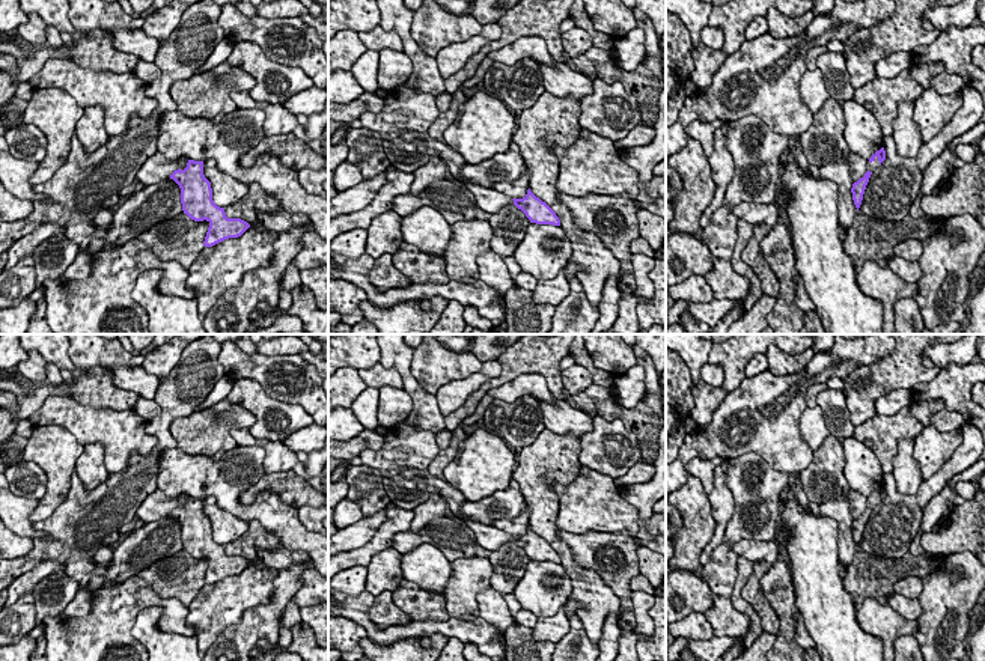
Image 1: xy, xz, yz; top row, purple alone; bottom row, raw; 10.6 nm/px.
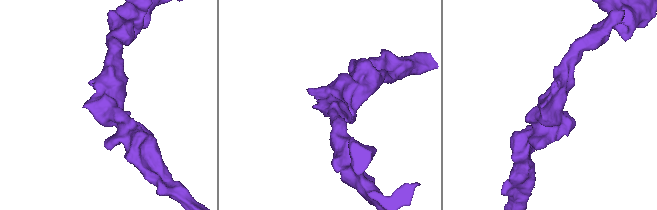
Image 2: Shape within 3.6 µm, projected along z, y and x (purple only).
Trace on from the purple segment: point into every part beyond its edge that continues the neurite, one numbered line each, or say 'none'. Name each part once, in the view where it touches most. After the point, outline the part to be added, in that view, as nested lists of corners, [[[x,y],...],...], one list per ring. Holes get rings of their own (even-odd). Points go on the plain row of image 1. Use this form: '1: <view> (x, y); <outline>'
1: xy (157, 505); [[[157,489],[143,500],[136,515],[143,524],[146,524],[170,515],[175,507],[178,507],[176,500],[167,497],[161,489]]]

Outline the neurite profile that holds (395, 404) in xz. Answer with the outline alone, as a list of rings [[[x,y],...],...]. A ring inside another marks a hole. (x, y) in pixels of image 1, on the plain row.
[[[380,387],[378,388],[378,426],[374,432],[378,434],[381,426],[392,428],[408,417],[413,408],[411,396],[404,388],[396,387]]]

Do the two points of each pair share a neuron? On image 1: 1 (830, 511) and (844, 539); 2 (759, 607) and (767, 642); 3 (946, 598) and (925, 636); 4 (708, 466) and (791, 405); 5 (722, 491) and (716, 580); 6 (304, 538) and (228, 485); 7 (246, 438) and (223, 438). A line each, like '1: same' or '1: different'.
1: same
2: different
3: same
4: different
5: different
6: same
7: different

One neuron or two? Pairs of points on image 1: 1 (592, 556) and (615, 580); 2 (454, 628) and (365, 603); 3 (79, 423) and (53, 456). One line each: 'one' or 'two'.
1: one
2: one
3: two

